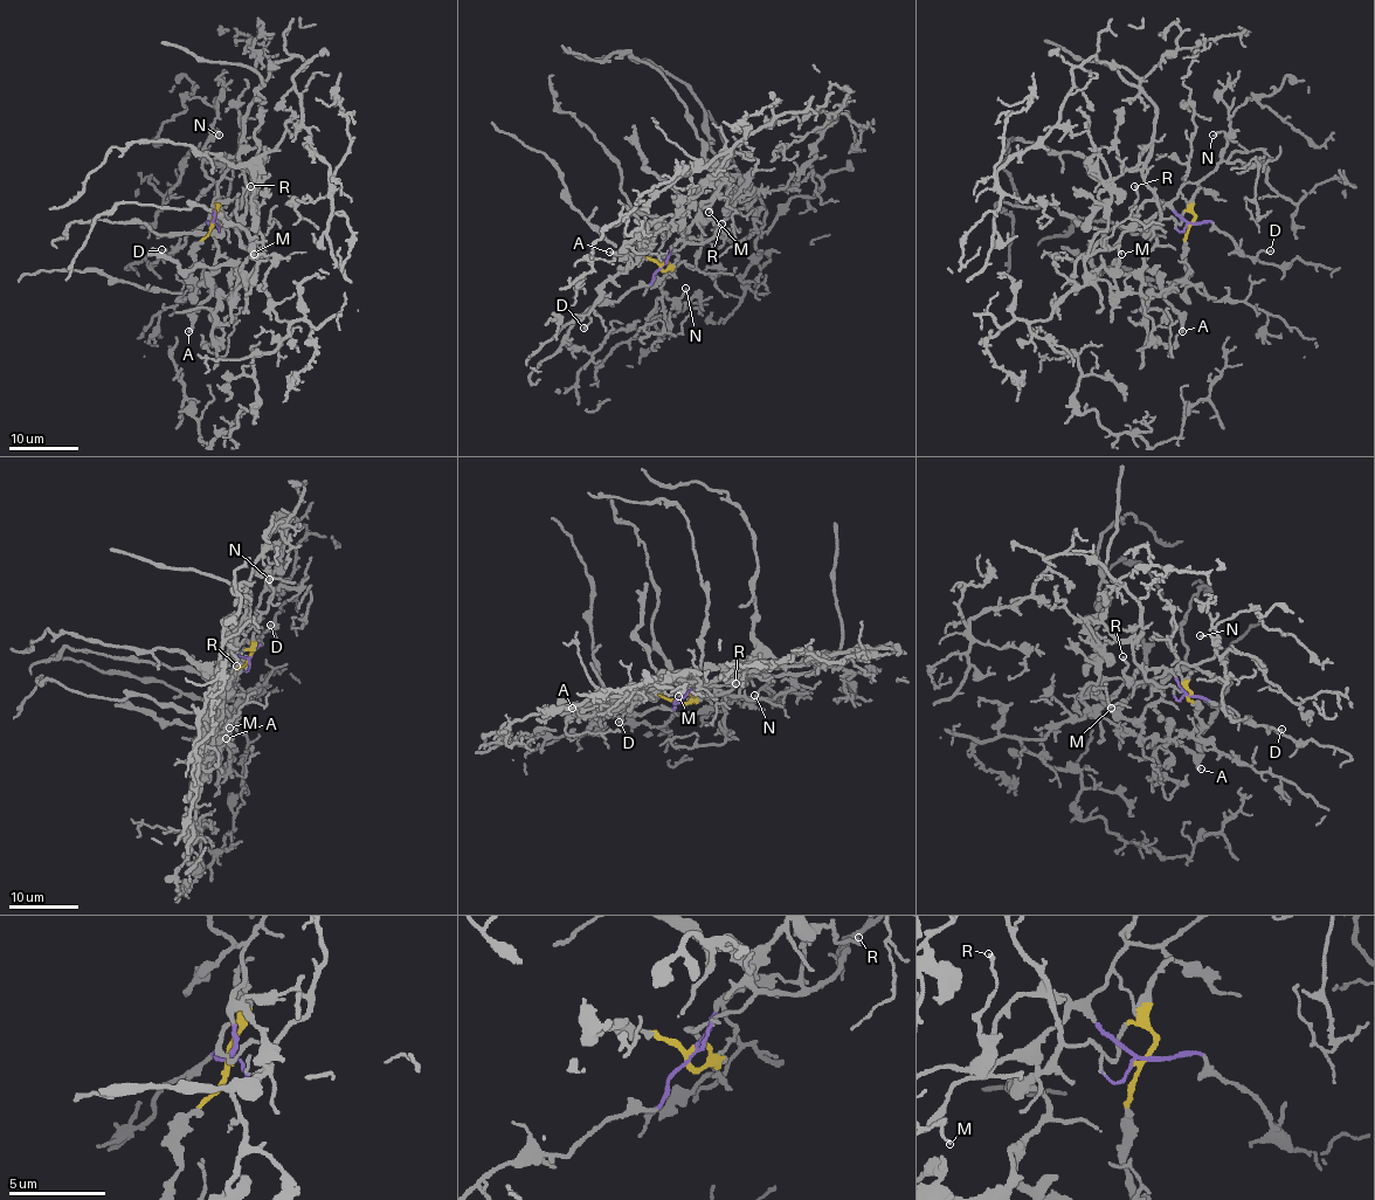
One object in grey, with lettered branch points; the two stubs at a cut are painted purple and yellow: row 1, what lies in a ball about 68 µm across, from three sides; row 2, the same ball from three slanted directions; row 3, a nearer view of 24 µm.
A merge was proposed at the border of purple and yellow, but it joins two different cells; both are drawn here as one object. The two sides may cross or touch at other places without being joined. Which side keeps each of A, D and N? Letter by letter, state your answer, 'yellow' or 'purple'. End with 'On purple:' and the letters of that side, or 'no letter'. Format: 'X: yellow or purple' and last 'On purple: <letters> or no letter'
A: yellow
D: purple
N: purple
On purple: D, N

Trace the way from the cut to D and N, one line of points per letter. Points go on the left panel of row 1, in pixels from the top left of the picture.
D: (212, 222), (206, 221), (191, 230), (184, 245), (163, 256), (166, 252), (161, 249)
N: (212, 222), (219, 185), (202, 169), (206, 140), (215, 131), (218, 135)

